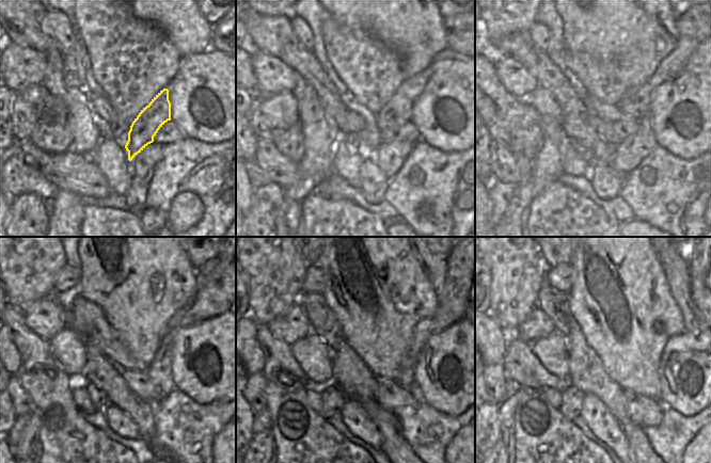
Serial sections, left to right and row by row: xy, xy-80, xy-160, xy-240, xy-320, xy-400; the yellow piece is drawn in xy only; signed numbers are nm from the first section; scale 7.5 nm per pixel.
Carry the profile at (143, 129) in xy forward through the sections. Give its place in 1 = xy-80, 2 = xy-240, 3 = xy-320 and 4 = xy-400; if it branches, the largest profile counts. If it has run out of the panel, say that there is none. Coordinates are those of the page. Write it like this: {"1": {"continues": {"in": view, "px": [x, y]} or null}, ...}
{"1": {"continues": {"in": "xy-80", "px": [398, 110]}}, "2": {"continues": {"in": "xy-240", "px": [204, 270]}}, "3": {"continues": null}, "4": {"continues": null}}

